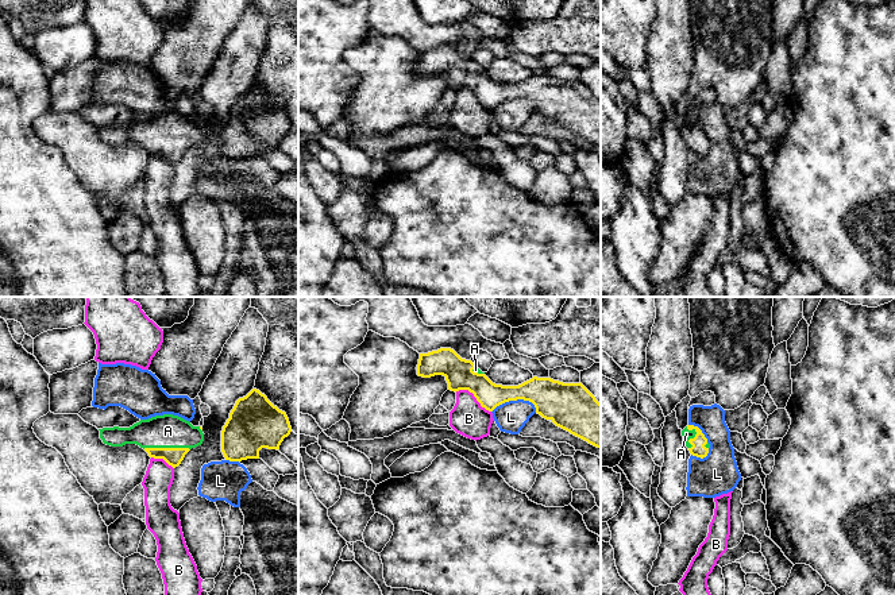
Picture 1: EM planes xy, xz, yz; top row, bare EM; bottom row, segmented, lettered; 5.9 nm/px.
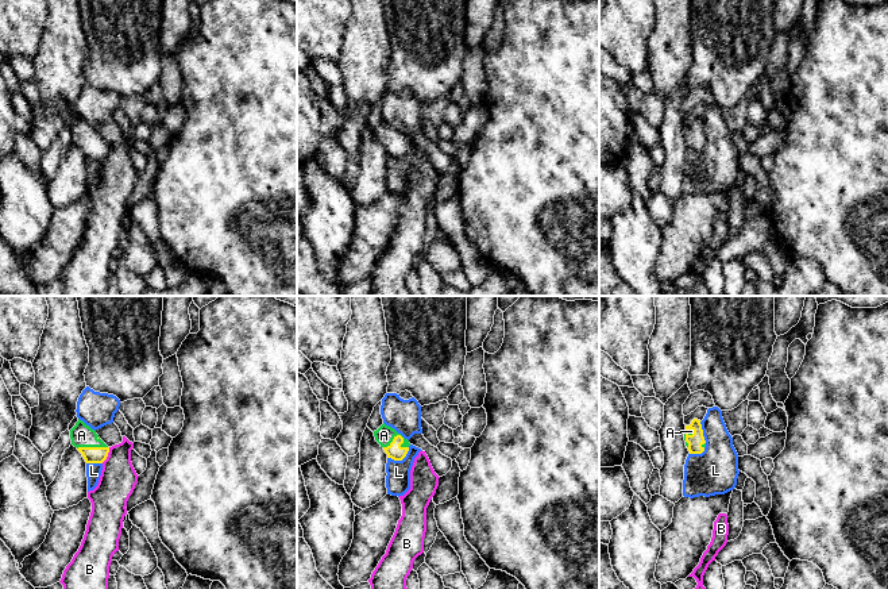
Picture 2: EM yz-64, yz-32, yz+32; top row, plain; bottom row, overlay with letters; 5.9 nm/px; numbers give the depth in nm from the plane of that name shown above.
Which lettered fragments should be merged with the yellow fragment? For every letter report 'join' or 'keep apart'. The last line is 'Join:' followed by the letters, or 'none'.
A: join
B: keep apart
L: keep apart
Join: A

